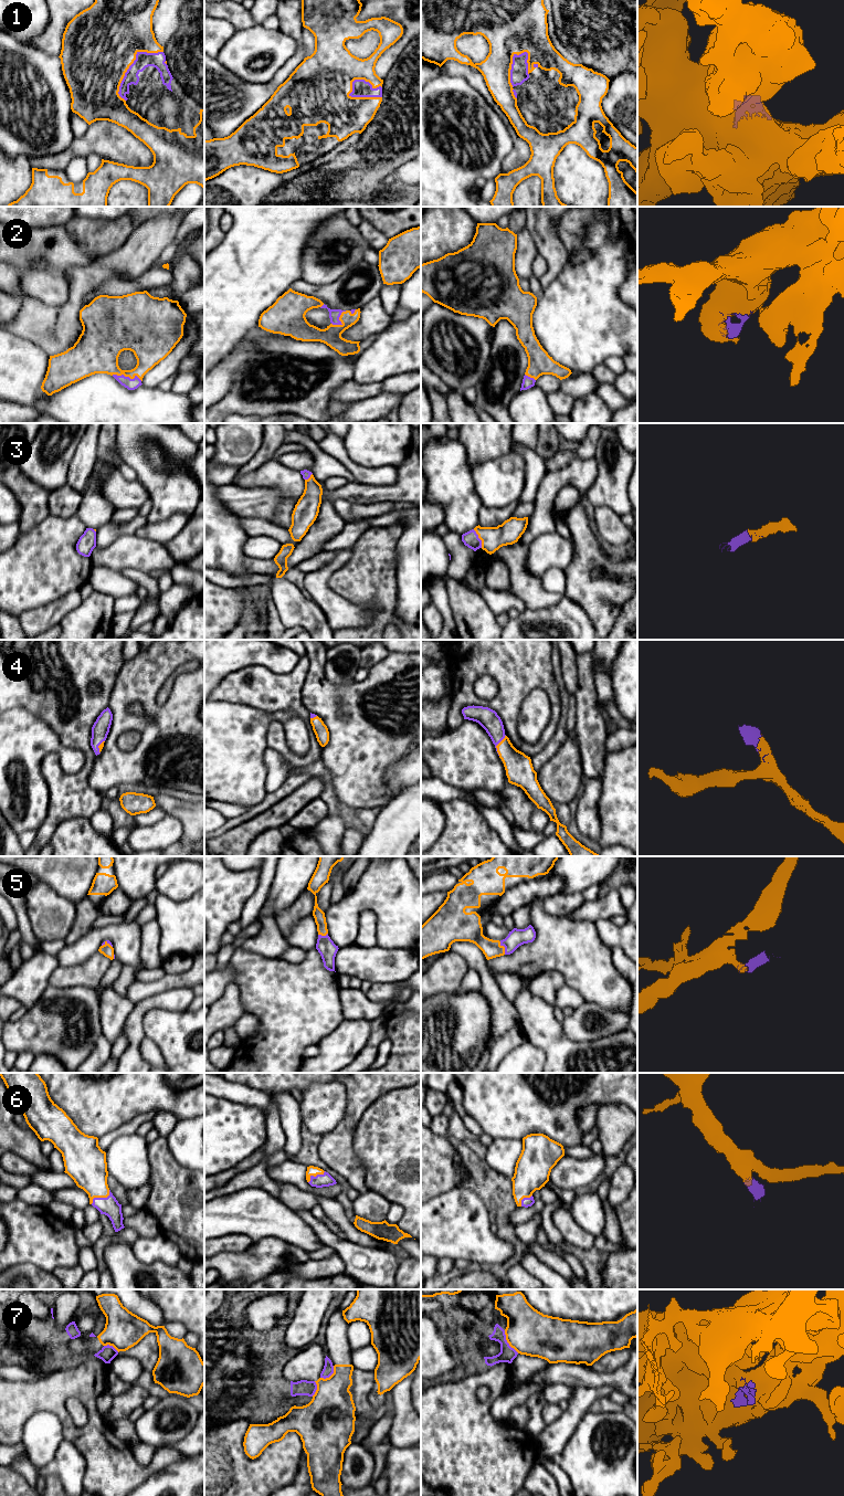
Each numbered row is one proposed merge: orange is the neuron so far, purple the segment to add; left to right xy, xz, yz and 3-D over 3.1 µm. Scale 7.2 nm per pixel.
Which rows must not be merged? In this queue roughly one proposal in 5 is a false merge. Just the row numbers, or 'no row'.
7

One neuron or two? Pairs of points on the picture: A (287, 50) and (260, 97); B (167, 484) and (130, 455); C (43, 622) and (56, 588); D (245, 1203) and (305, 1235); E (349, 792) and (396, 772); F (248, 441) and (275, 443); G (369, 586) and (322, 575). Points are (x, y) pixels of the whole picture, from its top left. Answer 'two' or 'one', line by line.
A: two
B: one
C: two
D: one
E: two
F: two
G: two

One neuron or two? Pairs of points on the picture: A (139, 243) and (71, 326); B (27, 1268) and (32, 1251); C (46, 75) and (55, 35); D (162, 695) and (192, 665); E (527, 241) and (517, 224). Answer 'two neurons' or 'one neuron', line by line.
A: one neuron
B: two neurons
C: two neurons
D: one neuron
E: two neurons

